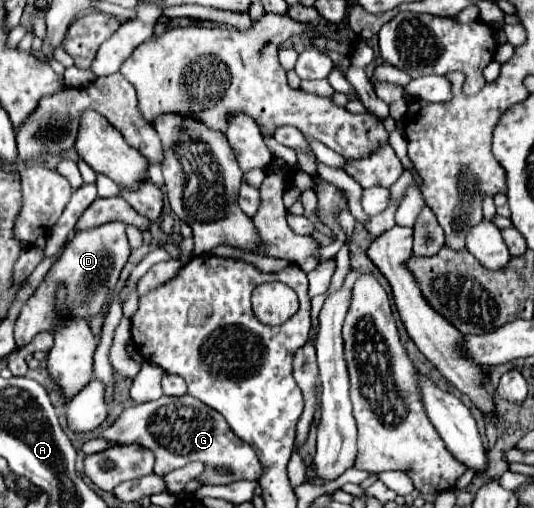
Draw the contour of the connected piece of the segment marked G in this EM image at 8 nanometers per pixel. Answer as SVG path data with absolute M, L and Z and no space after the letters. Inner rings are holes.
M187 394L179 396L179 398L161 396L155 402L127 406L123 410L123 414L117 418L117 422L111 428L103 430L101 436L107 438L107 440L115 440L119 444L133 444L135 442L135 444L139 444L143 448L149 448L155 454L155 474L159 474L159 476L163 476L167 472L173 472L177 468L183 468L189 462L203 462L207 466L207 470L211 474L209 484L231 484L231 482L237 482L237 480L259 480L259 476L263 472L253 448L233 434L233 430L225 422L225 418L219 412L211 410L209 406L201 404L197 398L191 398ZM211 468L215 470L215 474L217 474L219 468L227 468L227 474L219 474L219 480L211 480L211 478L215 478Z

